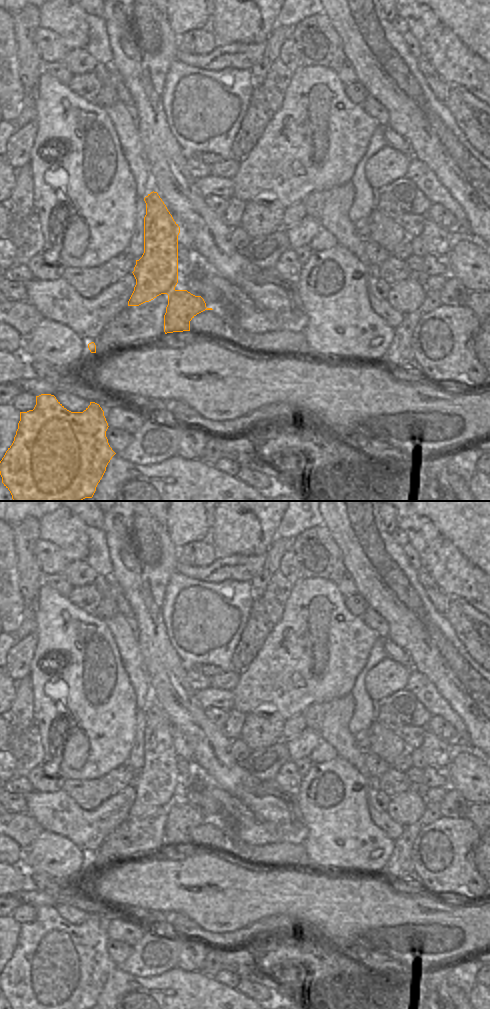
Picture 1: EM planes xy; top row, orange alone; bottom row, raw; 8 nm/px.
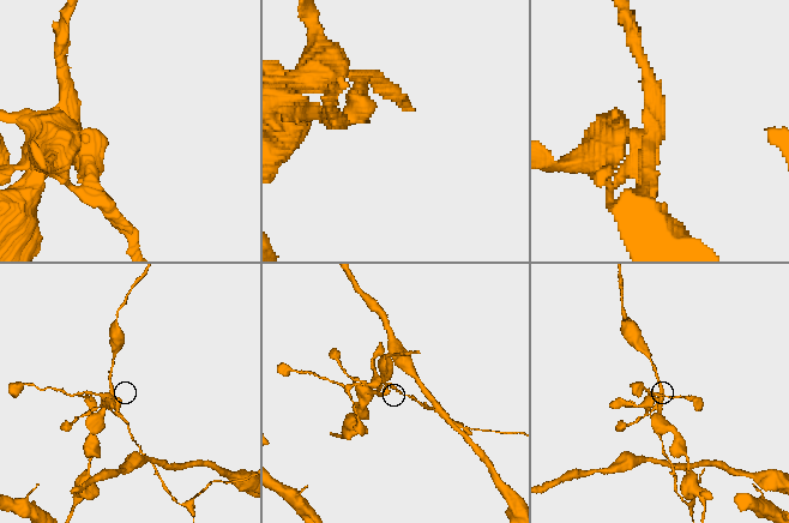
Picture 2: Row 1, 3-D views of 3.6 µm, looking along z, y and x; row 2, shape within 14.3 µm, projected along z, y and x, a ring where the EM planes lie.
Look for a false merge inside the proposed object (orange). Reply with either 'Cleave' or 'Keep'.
Cleave.

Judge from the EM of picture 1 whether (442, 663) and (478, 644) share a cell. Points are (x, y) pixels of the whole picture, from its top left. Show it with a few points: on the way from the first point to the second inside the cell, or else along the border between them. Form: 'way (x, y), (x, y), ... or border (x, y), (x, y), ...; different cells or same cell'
border (453, 630), (467, 653), (479, 664); different cells

